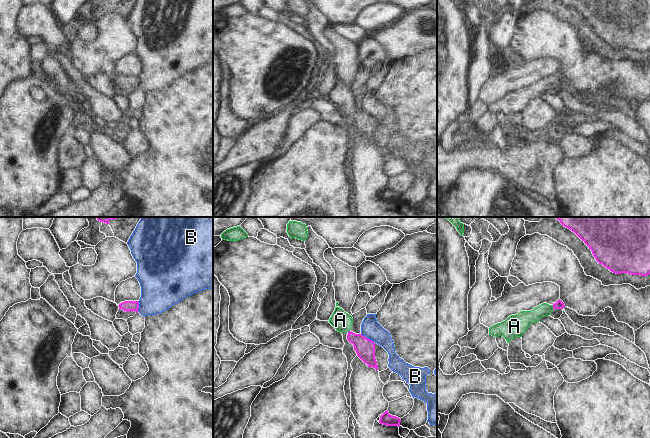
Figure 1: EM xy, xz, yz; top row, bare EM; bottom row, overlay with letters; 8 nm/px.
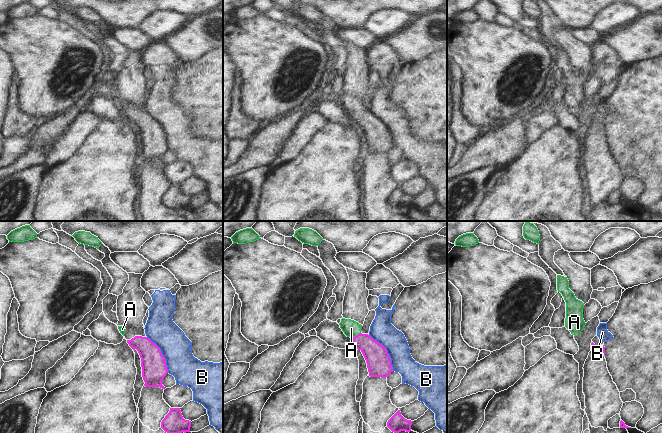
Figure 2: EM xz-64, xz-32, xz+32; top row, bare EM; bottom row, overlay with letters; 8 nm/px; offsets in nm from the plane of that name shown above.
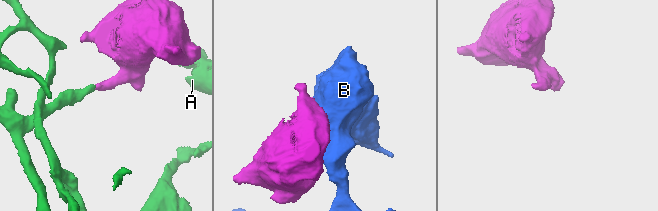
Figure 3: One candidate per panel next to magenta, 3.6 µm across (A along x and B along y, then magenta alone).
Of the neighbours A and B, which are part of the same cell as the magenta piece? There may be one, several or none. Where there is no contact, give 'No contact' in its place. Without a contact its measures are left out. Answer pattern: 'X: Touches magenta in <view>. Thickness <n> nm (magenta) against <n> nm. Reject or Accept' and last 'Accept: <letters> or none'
A: Touches magenta in yz. Thickness 70 nm (magenta) against 130 nm. Accept
B: Touches magenta in xz. Thickness 160 nm (magenta) against 160 nm. Reject
Accept: A

